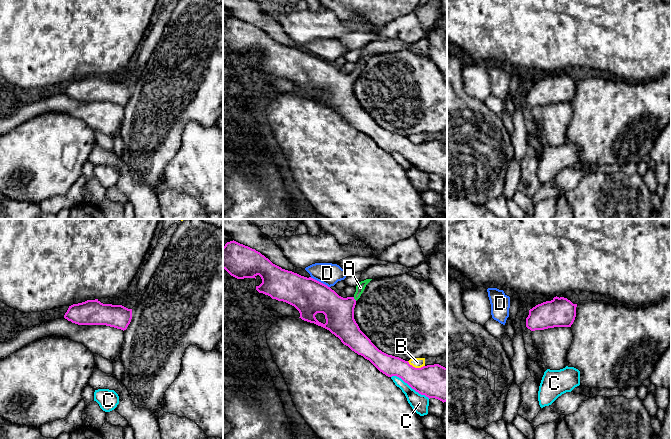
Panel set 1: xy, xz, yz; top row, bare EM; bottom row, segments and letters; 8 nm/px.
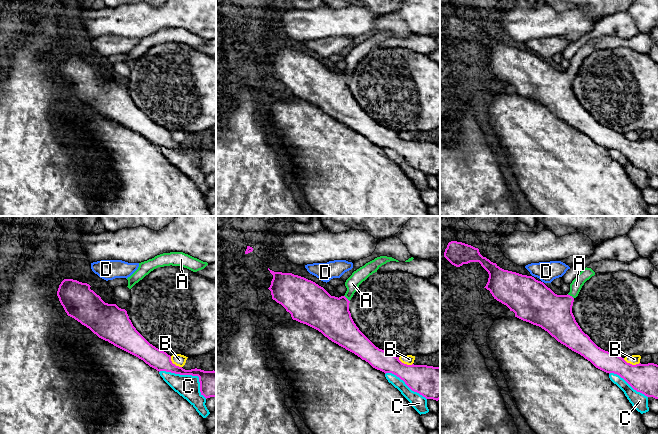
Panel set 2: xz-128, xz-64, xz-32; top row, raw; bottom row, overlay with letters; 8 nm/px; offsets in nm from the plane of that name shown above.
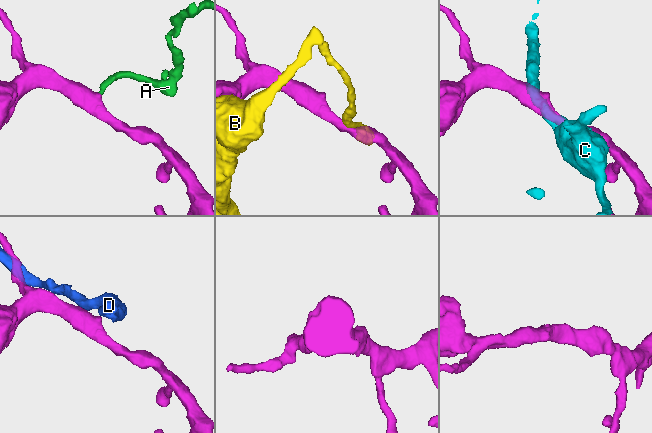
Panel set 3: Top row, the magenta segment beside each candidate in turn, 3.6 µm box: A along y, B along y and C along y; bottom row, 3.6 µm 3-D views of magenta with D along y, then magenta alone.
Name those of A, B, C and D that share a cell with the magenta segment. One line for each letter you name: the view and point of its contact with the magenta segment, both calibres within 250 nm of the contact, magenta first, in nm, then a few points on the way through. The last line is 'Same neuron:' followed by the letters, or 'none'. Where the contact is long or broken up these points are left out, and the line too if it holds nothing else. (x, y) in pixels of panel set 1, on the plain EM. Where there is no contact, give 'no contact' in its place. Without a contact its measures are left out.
A: contact xz (354, 75); calibres 240 and 70 nm; way xz (339, 88), (354, 75), (360, 63)
Same neuron: A

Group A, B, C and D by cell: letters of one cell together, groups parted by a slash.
A / B / C / D

